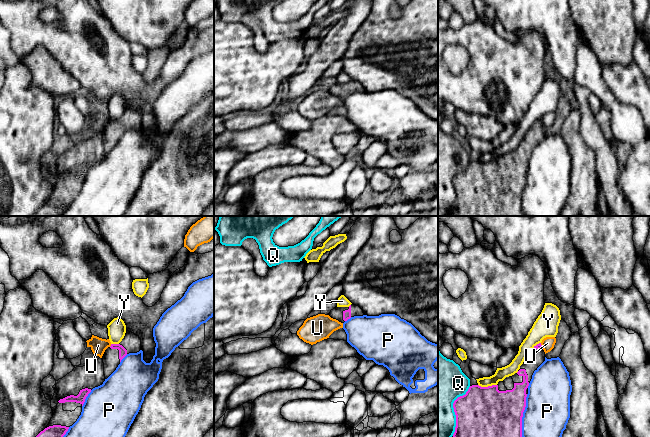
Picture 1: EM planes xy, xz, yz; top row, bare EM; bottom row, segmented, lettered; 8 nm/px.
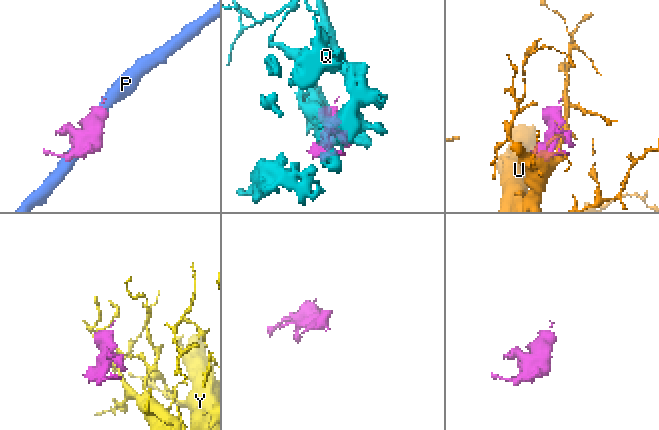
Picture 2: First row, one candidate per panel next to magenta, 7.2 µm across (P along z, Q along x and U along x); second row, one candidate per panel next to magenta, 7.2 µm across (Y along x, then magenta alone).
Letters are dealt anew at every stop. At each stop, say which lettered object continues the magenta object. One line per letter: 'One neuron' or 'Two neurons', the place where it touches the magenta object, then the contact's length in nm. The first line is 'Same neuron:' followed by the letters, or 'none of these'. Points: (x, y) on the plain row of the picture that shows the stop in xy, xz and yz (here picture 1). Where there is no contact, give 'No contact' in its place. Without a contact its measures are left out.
Same neuron: none of these
P: Two neurons. Touches magenta at yz (522, 192). Shared border 360 nm
Q: Two neurons. Touches magenta at yz (454, 185). Shared border 420 nm
U: Two neurons. Touches magenta at xy (111, 121). Shared border 30 nm
Y: Two neurons. Touches magenta at yz (488, 162). Shared border 150 nm

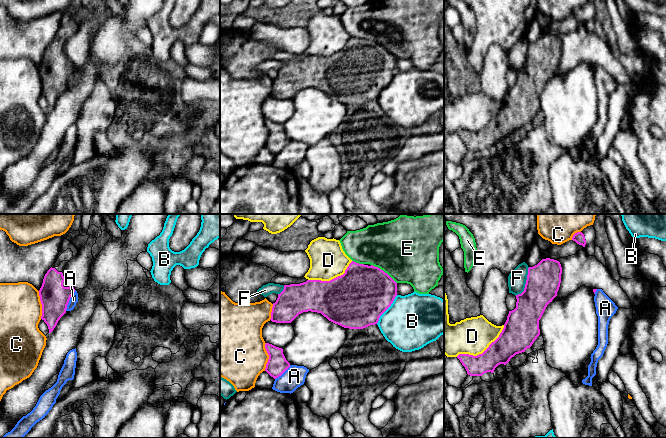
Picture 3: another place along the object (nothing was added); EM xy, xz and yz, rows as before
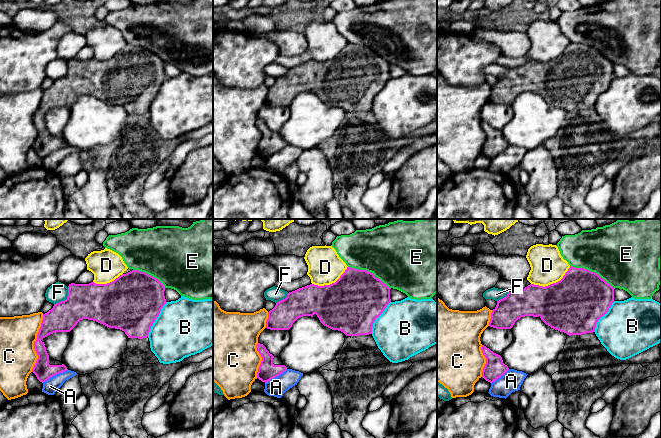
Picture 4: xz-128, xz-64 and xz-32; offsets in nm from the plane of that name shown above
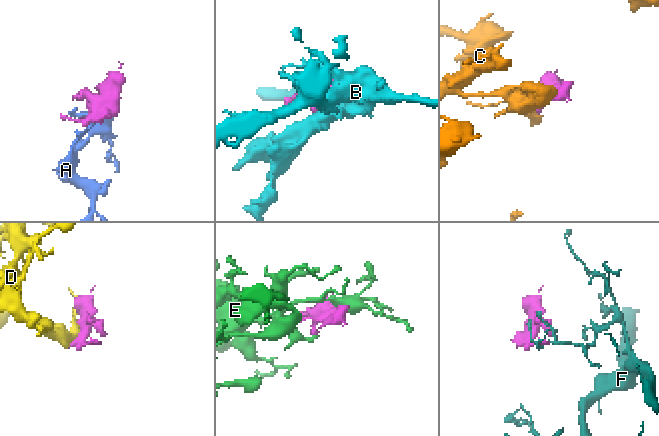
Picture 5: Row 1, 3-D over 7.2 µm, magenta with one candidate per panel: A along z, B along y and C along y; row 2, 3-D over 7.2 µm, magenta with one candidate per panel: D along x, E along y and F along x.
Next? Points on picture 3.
Same neuron: none of these
A: Two neurons. Touches magenta at xy (69, 75). Shared border 190 nm
B: Two neurons. Touches magenta at xz (387, 84). Shared border 280 nm
C: Two neurons. Touches magenta at xy (42, 81). Shared border 220 nm
D: Two neurons. Touches magenta at yz (483, 128). Shared border 460 nm
E: Two neurons. Touches magenta at xz (383, 47). Shared border 260 nm
F: Two neurons. Touches magenta at yz (526, 59). Shared border 260 nm

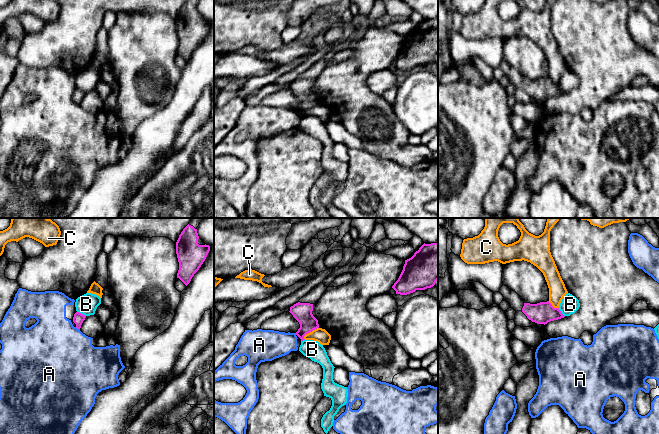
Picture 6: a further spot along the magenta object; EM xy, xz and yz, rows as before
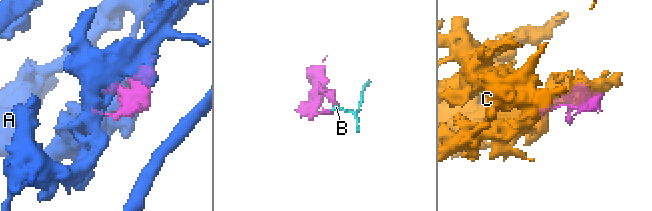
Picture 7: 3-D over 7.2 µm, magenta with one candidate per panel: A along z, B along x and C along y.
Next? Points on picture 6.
Same neuron: none of these
A: Two neurons. Touches magenta at xy (77, 104). Shared border 40 nm
B: Two neurons. Touches magenta at xy (80, 89). Shared border 80 nm
C: Two neurons. Touches magenta at xz (310, 107). Shared border 160 nm

